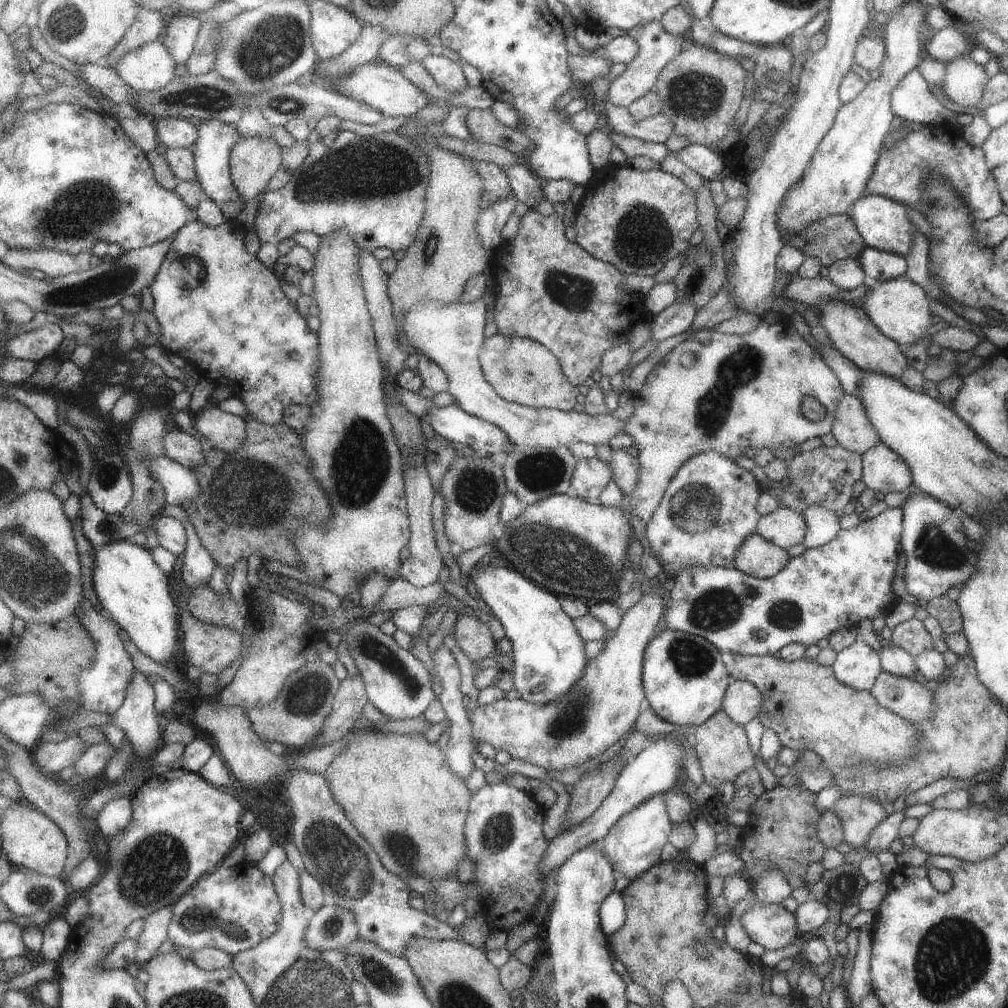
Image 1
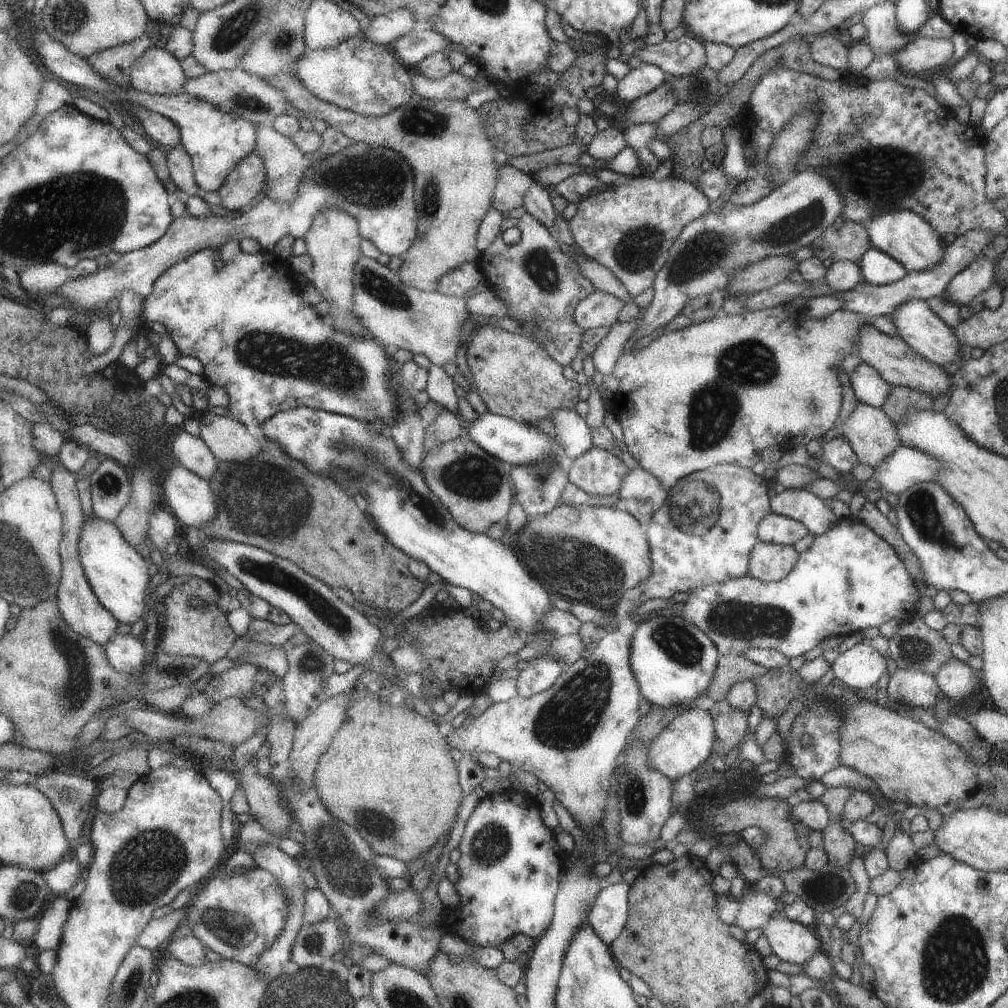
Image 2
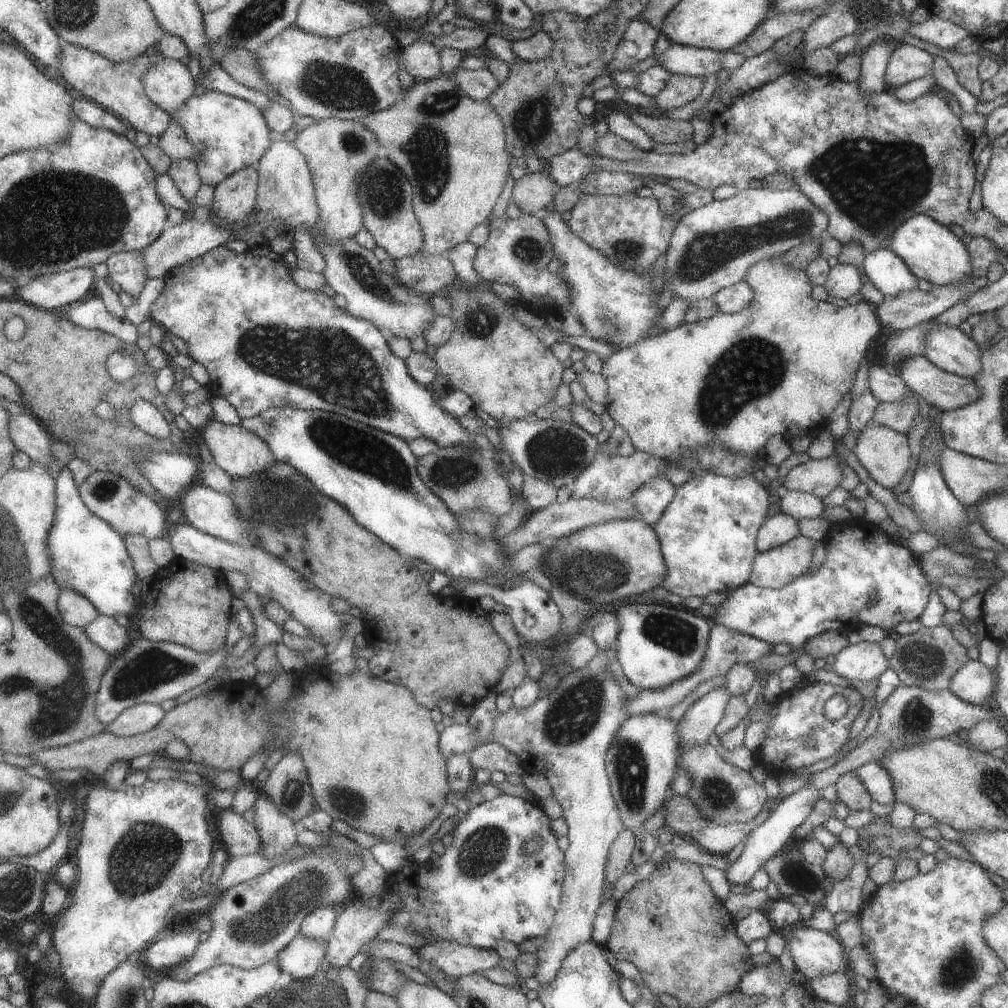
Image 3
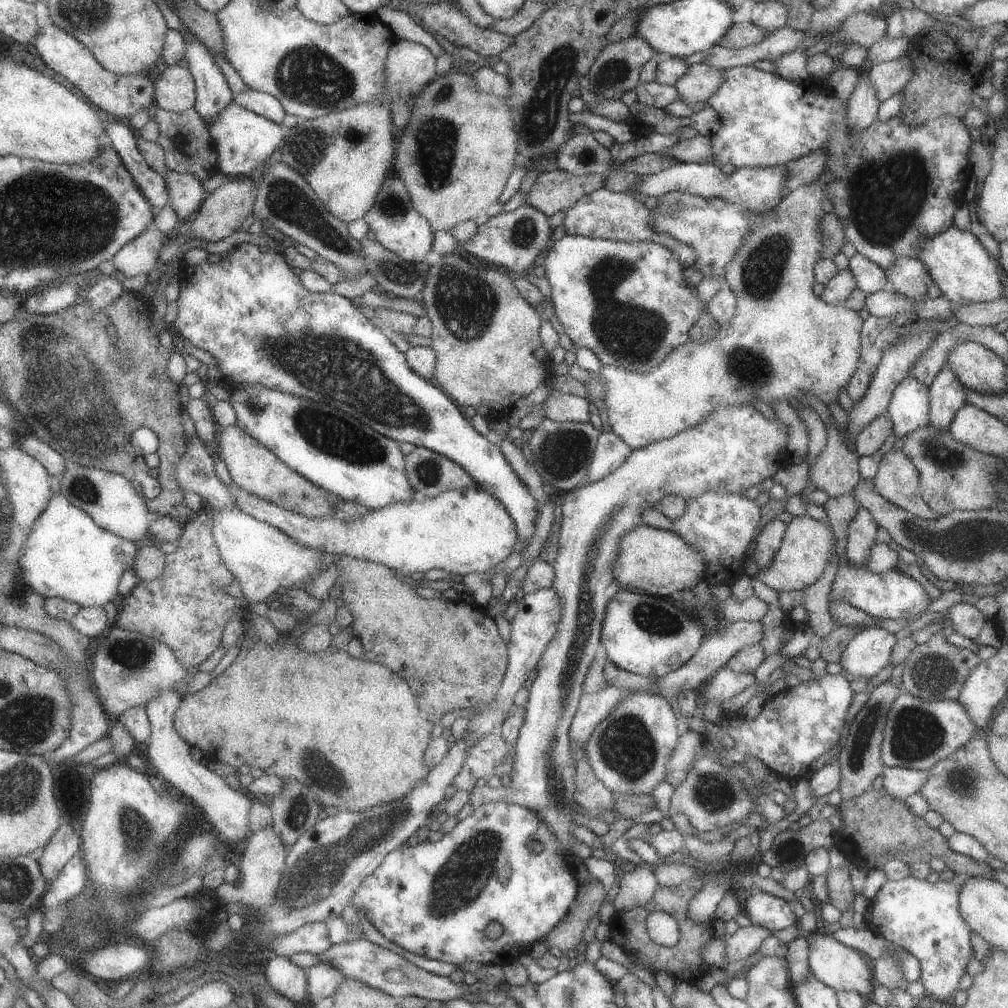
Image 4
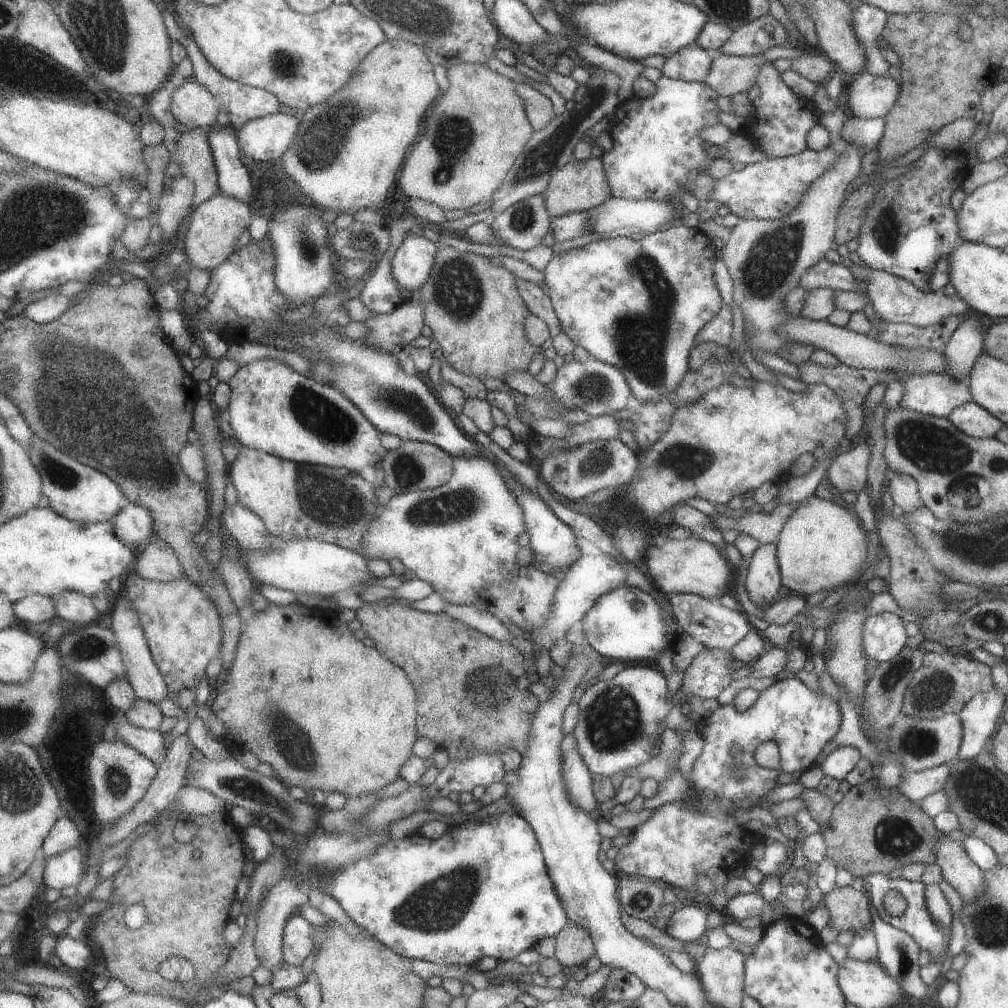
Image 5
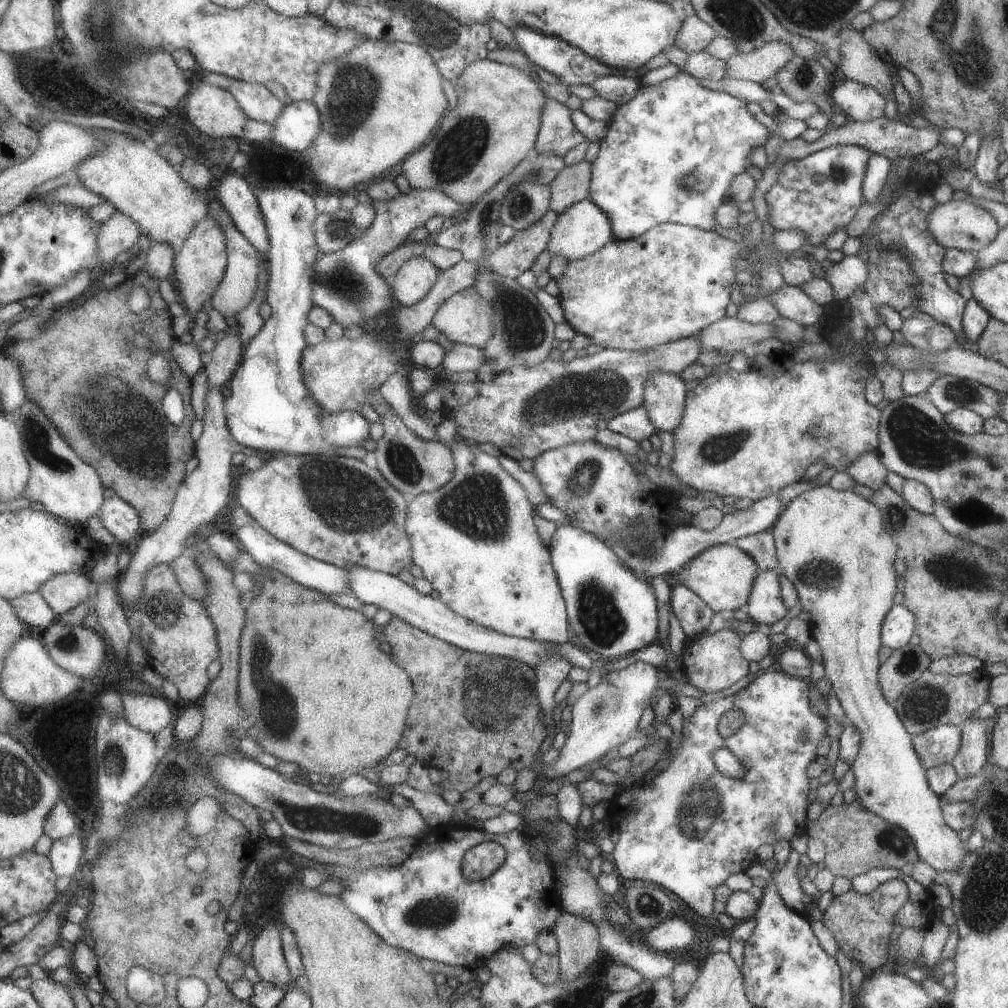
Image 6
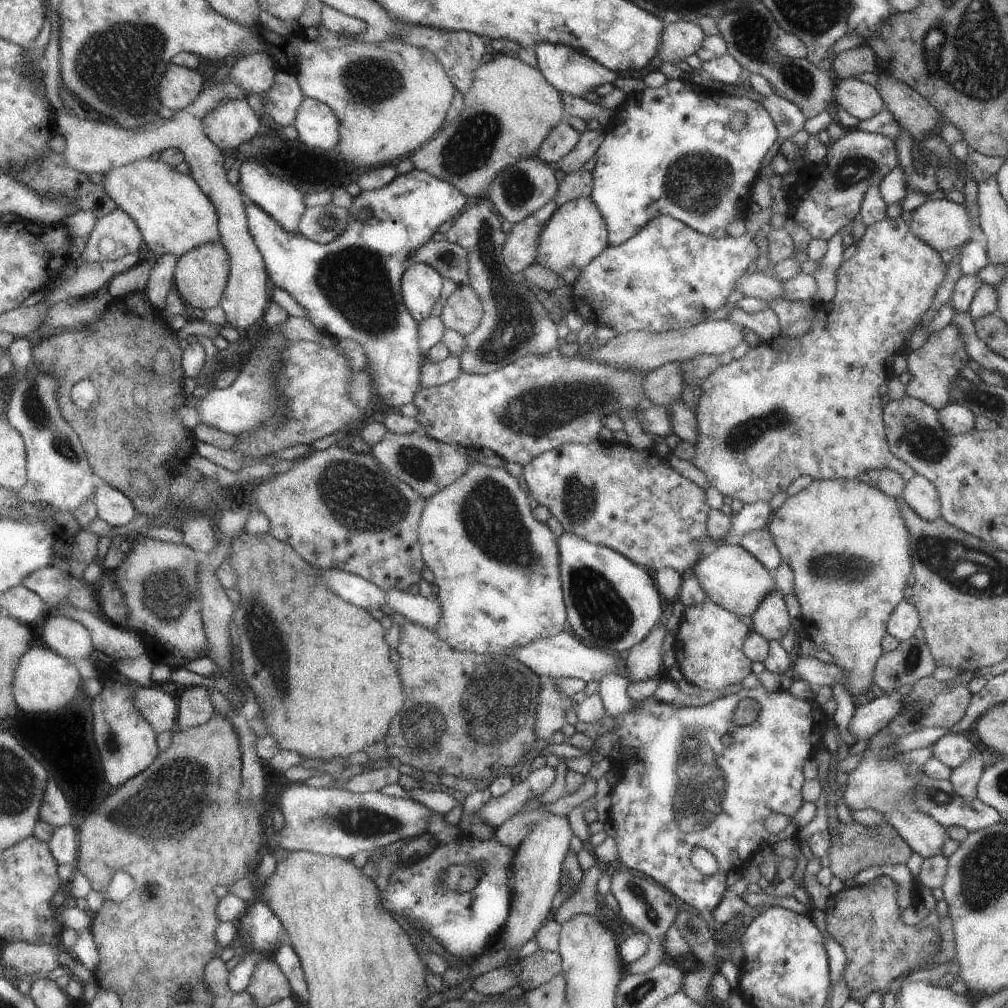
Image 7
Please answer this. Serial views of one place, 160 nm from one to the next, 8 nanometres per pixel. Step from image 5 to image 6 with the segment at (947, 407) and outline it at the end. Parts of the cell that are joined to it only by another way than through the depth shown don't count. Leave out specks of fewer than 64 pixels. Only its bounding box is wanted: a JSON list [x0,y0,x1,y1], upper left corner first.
[918,375,1001,419]

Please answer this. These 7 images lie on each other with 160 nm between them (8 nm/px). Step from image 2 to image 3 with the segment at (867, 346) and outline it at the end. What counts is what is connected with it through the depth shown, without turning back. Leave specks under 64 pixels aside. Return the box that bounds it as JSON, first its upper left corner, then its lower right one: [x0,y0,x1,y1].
[895,356,980,411]

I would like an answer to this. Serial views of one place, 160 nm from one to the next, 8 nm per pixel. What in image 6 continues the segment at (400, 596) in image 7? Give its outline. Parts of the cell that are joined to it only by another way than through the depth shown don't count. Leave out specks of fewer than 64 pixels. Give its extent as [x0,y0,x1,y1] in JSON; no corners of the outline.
[347,565,561,667]

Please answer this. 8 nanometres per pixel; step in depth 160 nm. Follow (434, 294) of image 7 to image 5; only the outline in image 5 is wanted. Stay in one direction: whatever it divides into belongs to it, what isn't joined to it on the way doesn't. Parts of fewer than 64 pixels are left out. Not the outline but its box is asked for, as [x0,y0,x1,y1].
[392,230,440,294]

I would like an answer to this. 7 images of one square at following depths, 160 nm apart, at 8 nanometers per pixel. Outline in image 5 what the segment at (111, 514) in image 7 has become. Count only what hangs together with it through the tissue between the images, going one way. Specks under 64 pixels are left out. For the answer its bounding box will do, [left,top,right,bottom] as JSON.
[112,503,157,546]

